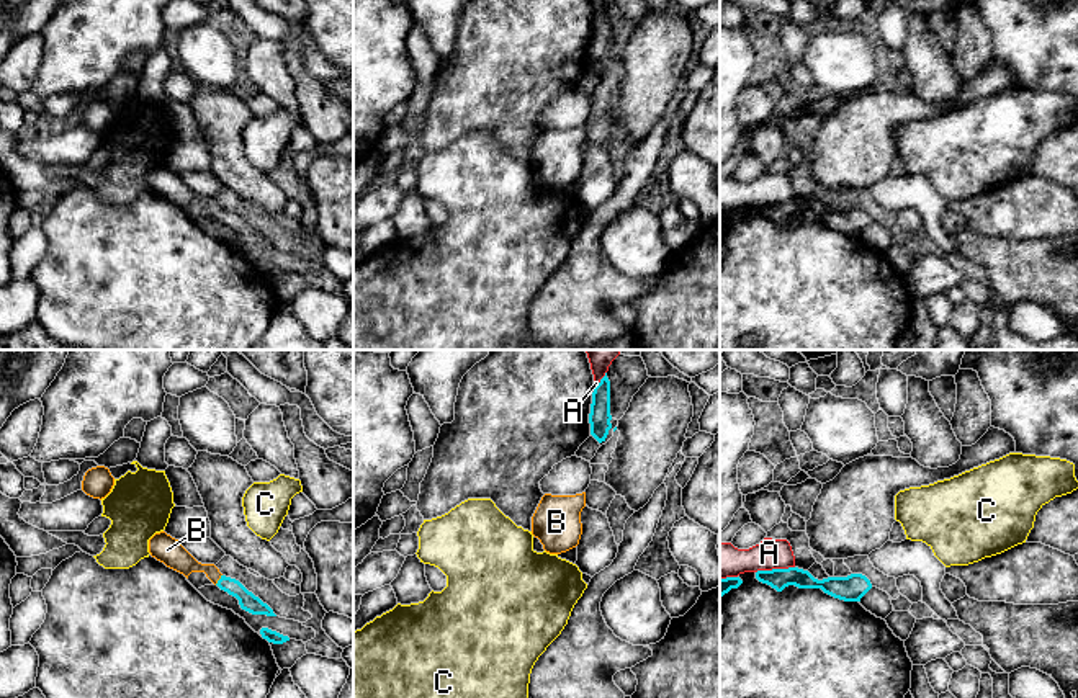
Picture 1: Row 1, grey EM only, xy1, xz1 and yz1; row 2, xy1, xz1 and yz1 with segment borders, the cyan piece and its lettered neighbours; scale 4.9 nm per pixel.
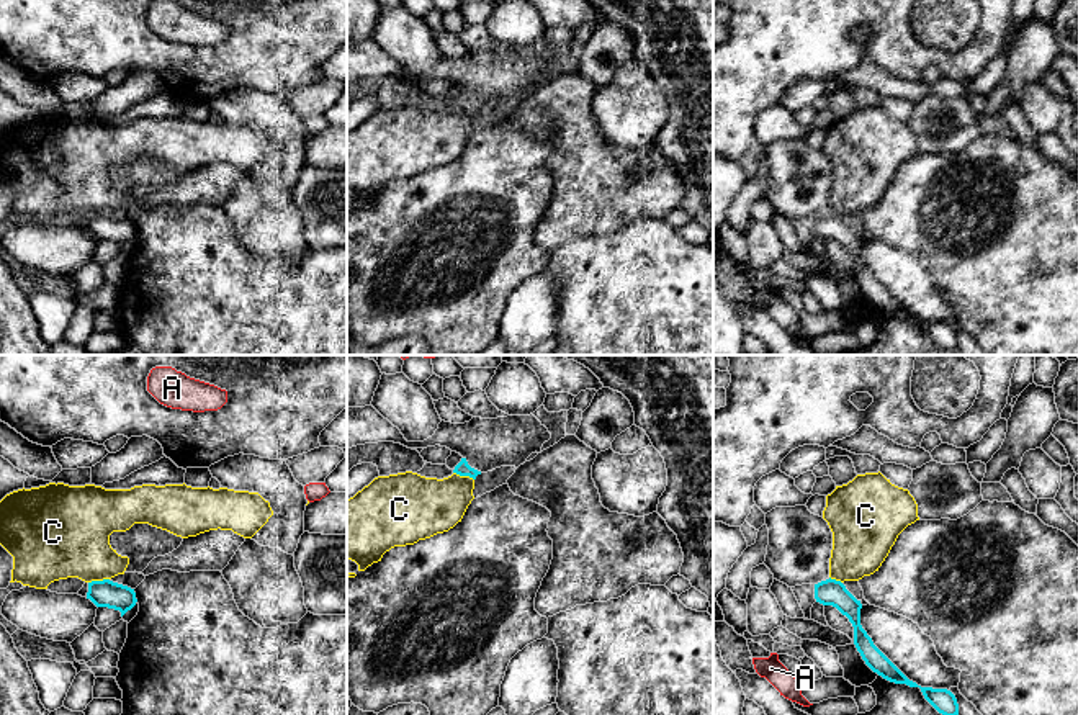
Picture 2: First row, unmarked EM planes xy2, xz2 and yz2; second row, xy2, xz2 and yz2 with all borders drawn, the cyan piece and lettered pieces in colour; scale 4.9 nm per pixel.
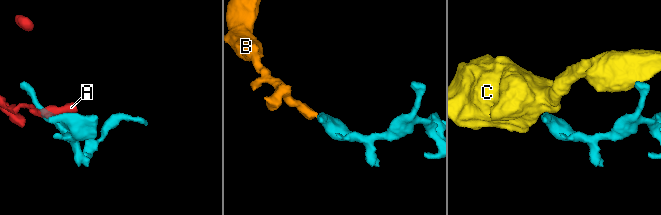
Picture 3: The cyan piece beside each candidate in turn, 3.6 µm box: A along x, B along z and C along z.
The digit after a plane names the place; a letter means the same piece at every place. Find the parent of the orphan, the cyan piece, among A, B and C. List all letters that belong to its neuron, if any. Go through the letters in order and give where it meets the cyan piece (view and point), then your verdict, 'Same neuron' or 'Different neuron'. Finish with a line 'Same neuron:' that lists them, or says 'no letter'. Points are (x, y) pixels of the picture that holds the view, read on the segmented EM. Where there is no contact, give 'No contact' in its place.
A: Touches cyan at yz1 (774, 569). Different neuron
B: Touches cyan at xy1 (220, 579). Same neuron
C: Touches cyan at xy2 (98, 581). Different neuron
Same neuron: B

